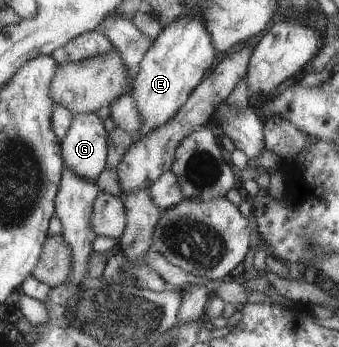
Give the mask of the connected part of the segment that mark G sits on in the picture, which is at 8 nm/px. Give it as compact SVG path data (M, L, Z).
M73 113L70 128L60 142L61 155L80 178L96 183L100 173L107 168L107 134L103 120L96 113Z

